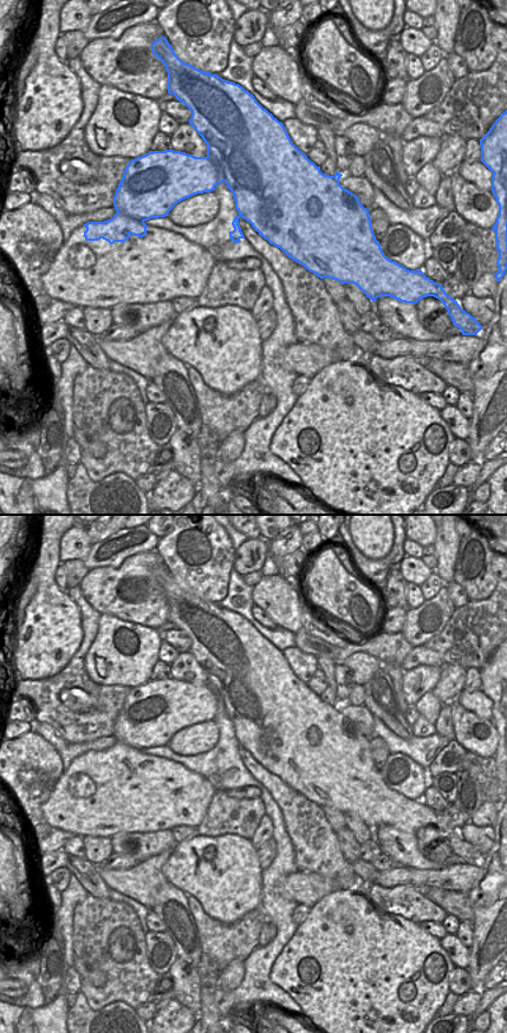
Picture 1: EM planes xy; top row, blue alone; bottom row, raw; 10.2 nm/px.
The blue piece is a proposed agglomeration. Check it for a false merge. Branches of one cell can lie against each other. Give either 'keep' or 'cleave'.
cleave

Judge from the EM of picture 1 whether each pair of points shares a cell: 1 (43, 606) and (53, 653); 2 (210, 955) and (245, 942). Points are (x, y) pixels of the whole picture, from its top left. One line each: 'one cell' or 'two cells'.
1: one cell
2: one cell

